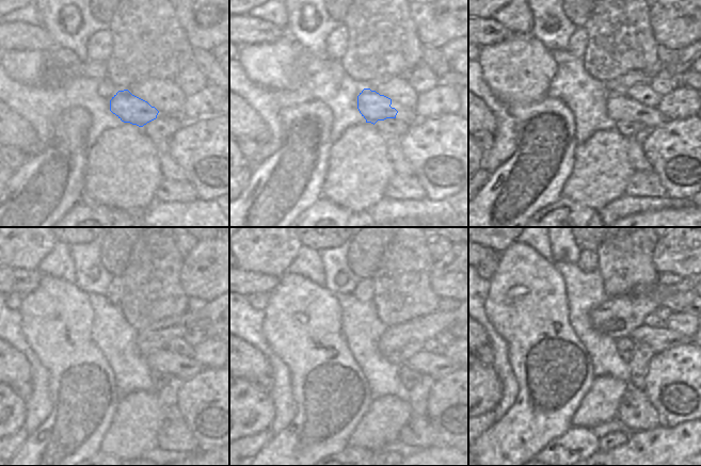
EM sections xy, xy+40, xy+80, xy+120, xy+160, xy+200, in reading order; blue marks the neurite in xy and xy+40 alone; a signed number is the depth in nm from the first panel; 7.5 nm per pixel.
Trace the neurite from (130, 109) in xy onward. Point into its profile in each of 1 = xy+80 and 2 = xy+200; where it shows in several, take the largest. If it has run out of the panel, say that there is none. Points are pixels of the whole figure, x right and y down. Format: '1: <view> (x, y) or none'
1: xy+80 (618, 105)
2: xy+200 (660, 340)

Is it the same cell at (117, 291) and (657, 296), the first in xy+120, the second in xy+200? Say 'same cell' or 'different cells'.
different cells

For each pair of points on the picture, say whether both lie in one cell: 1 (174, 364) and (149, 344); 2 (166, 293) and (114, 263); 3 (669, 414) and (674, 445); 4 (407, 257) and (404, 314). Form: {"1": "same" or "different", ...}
{"1": "different", "2": "different", "3": "different", "4": "different"}

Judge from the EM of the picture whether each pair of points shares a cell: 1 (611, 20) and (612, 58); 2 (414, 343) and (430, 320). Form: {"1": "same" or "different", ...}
{"1": "same", "2": "different"}

